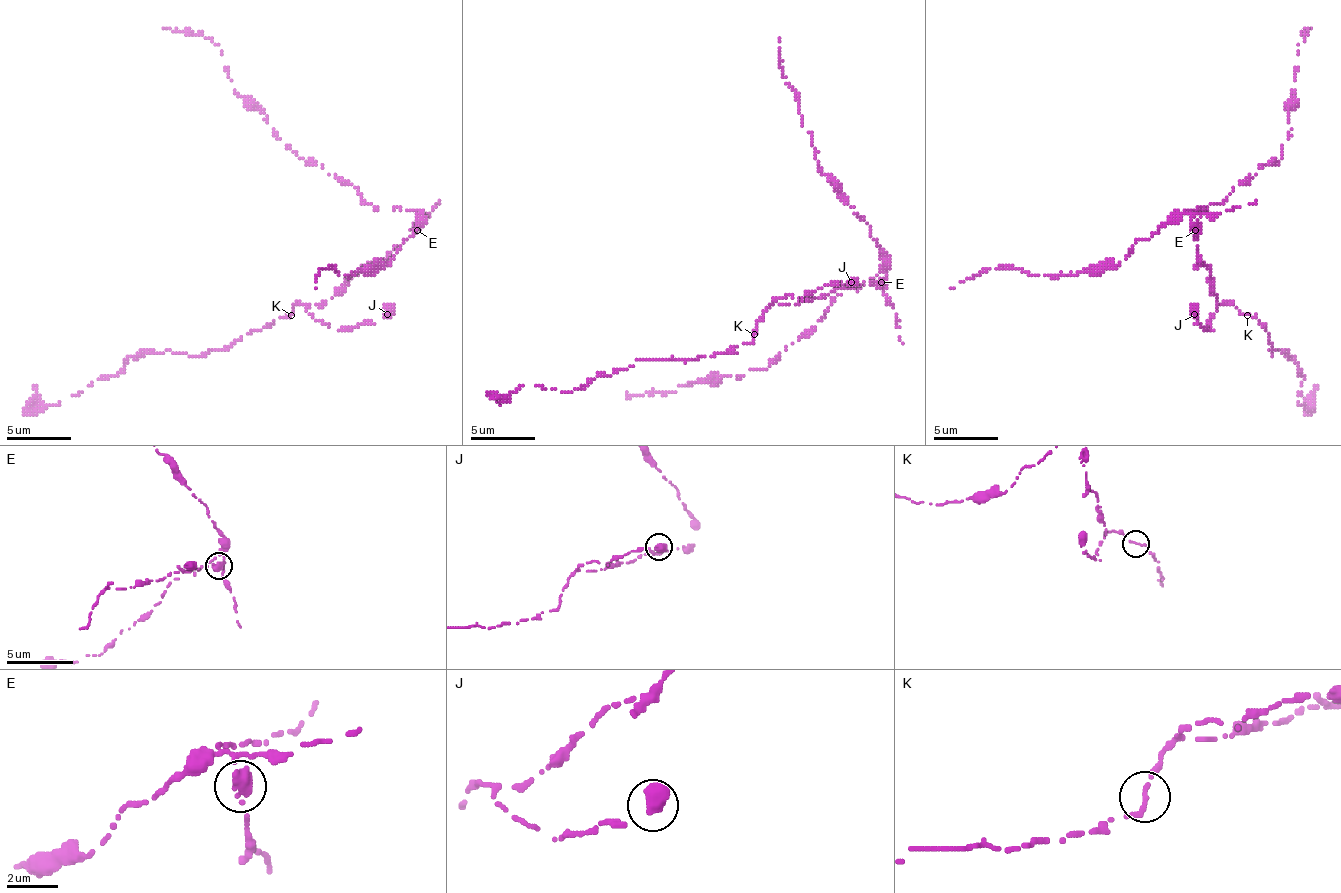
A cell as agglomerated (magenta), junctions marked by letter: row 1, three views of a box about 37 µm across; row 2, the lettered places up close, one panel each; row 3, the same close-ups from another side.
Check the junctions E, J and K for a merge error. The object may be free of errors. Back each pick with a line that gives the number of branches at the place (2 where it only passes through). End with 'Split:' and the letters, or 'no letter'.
E: Branches: 1
Split: E

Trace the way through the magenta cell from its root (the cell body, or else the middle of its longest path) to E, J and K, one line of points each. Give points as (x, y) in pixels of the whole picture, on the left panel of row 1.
E: (390, 252), (416, 230)
J: (390, 252), (368, 262), (332, 298), (309, 304), (306, 311), (338, 330), (374, 324), (387, 314)
K: (390, 252), (384, 259), (368, 262), (332, 298), (319, 304), (296, 304), (290, 314)

